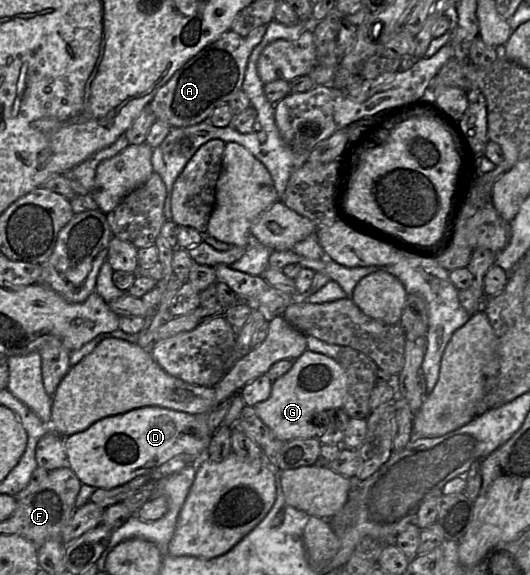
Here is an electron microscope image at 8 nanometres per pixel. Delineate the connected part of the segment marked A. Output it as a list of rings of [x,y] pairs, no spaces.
[[[267,25],[257,26],[245,36],[229,30],[189,59],[158,89],[148,104],[156,120],[167,123],[171,128],[192,126],[208,120],[215,108],[227,104],[242,88],[248,58],[261,42],[266,28]]]

